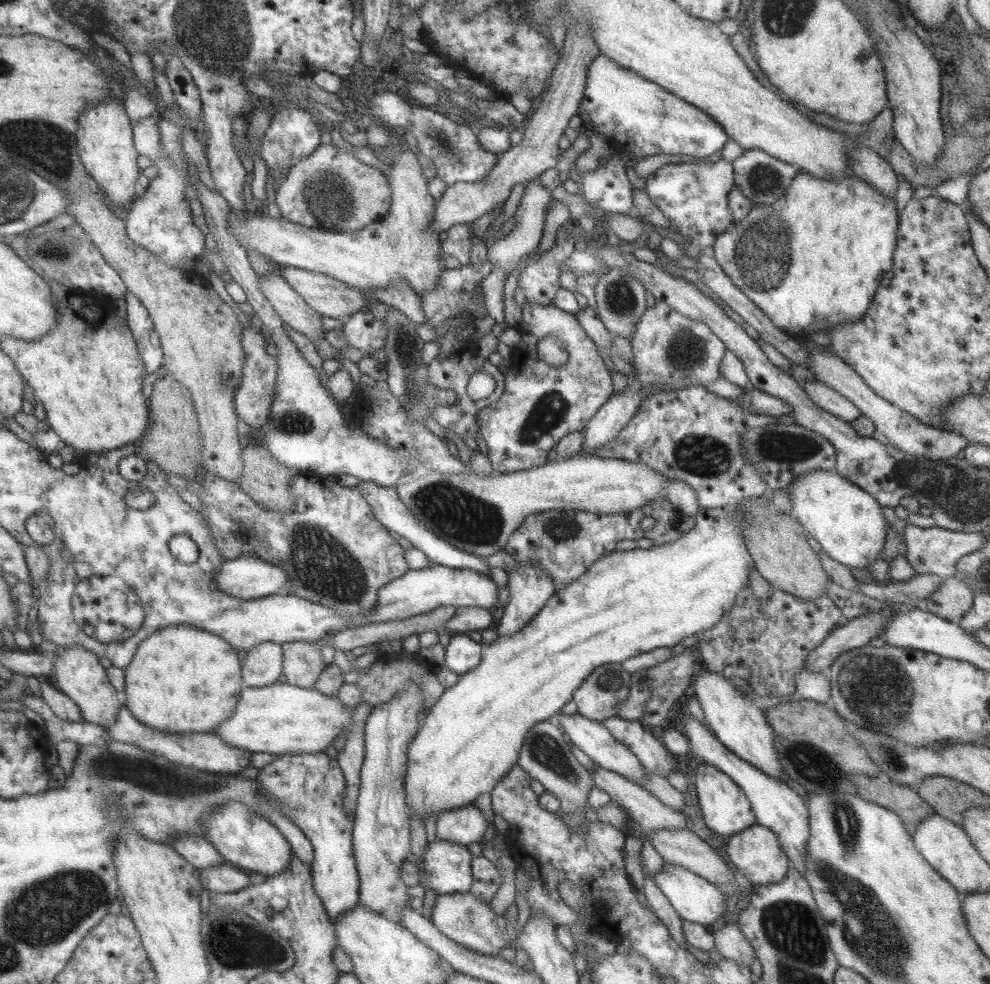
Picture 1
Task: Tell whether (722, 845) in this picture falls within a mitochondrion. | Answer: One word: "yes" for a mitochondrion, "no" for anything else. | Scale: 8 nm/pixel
no

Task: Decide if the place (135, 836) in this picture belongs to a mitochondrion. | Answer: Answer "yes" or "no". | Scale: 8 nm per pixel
no

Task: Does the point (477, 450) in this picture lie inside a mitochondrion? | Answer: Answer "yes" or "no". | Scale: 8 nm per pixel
no

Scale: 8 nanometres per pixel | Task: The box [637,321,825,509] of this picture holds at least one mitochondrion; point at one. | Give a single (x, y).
(699, 455)

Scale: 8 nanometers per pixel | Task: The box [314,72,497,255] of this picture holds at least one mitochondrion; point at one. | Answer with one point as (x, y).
(442, 141)

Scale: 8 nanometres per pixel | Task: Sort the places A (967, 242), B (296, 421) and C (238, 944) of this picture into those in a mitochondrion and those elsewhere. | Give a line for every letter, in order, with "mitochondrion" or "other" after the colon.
A: other
B: mitochondrion
C: mitochondrion

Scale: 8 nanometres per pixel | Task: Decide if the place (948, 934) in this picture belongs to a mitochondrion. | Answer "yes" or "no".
no

